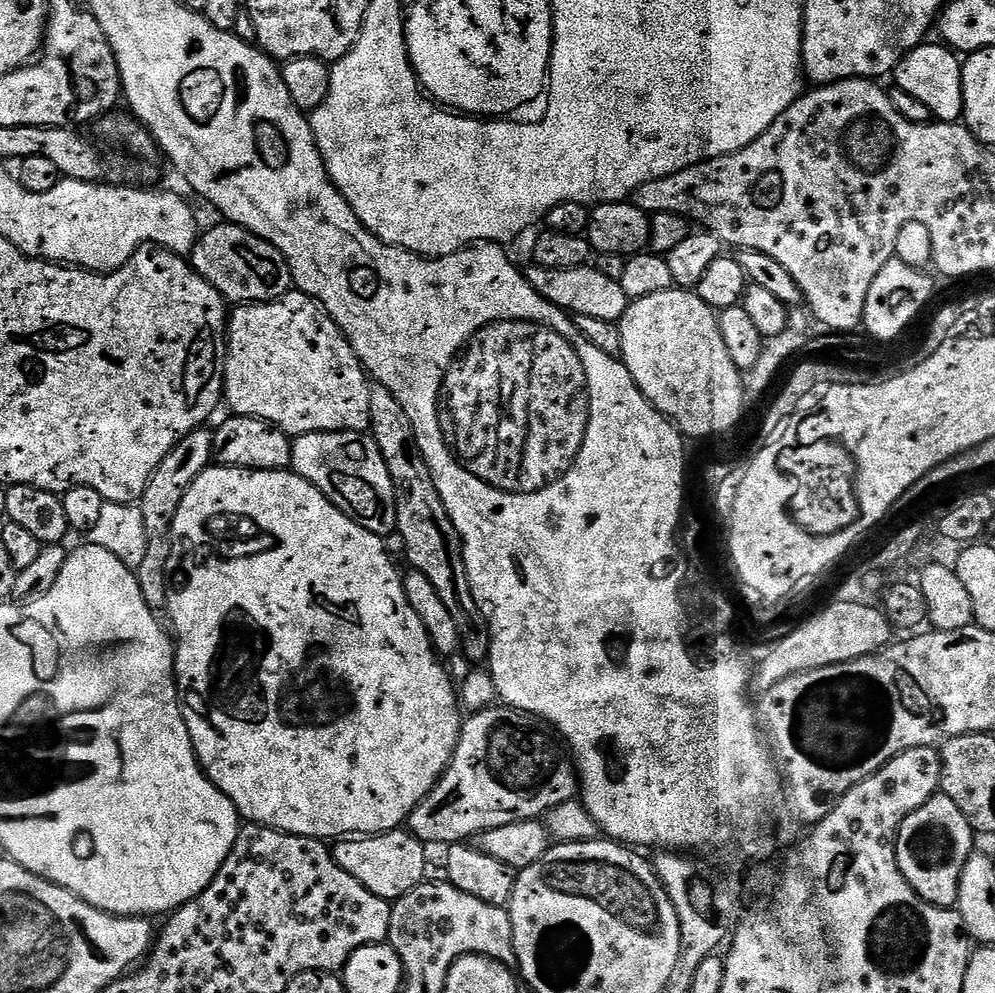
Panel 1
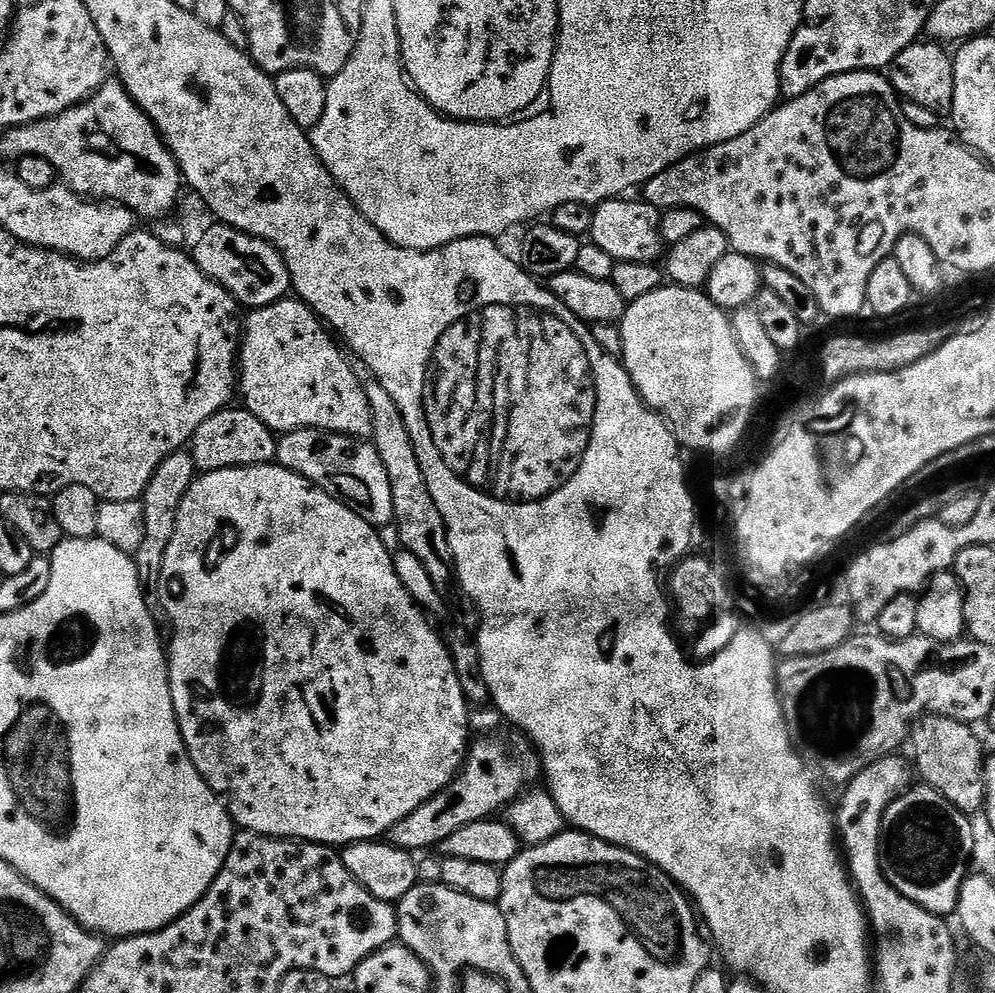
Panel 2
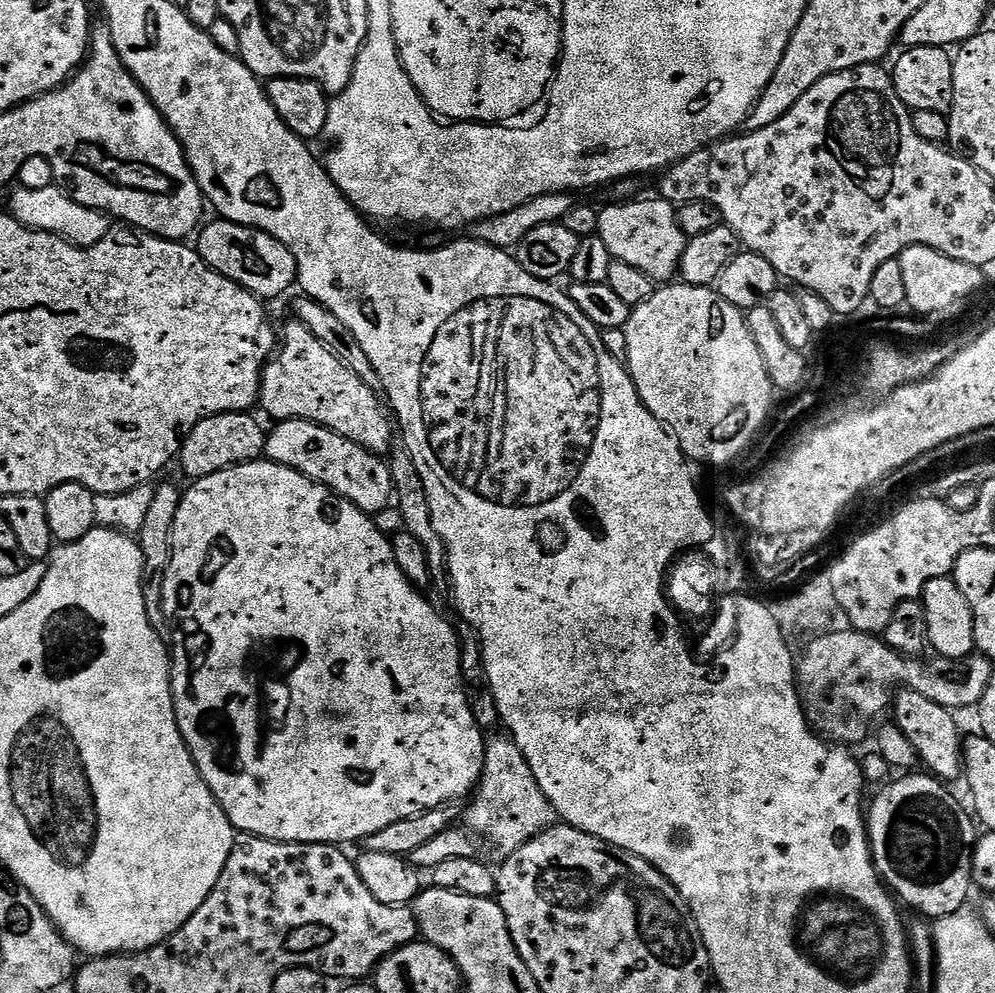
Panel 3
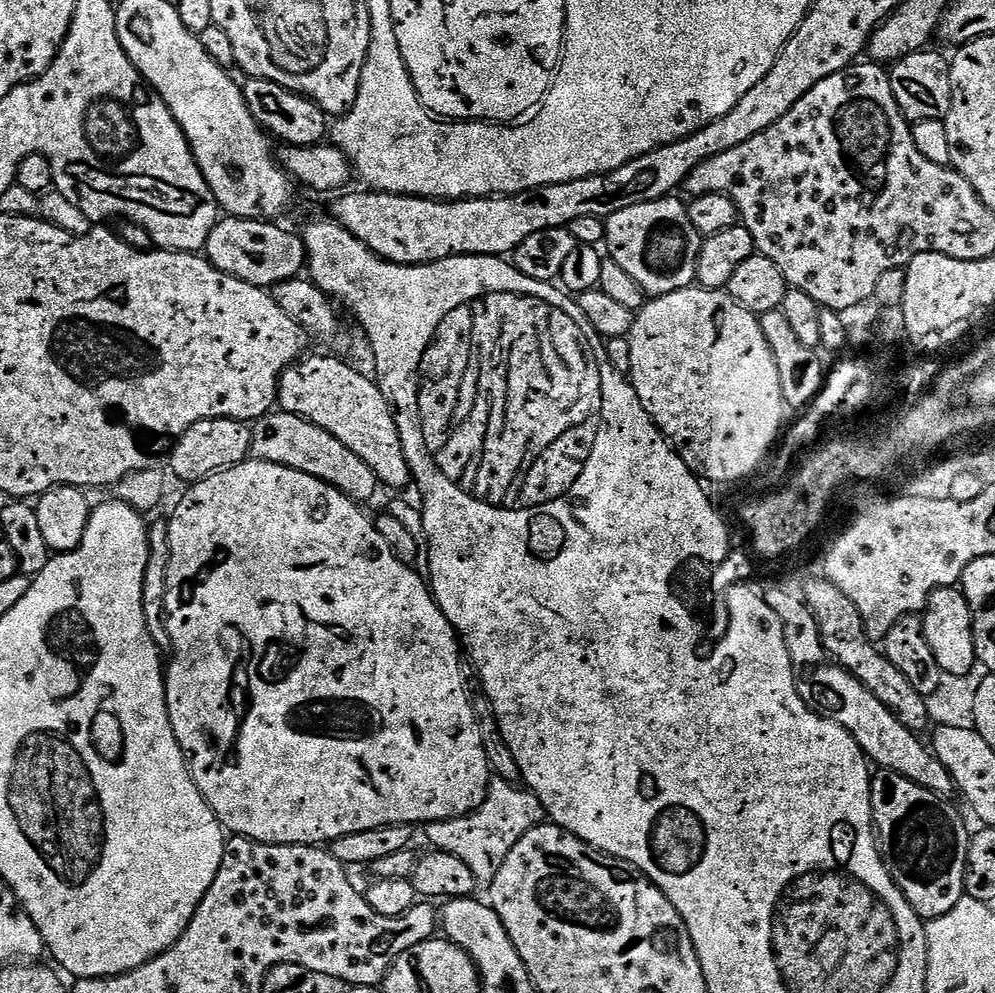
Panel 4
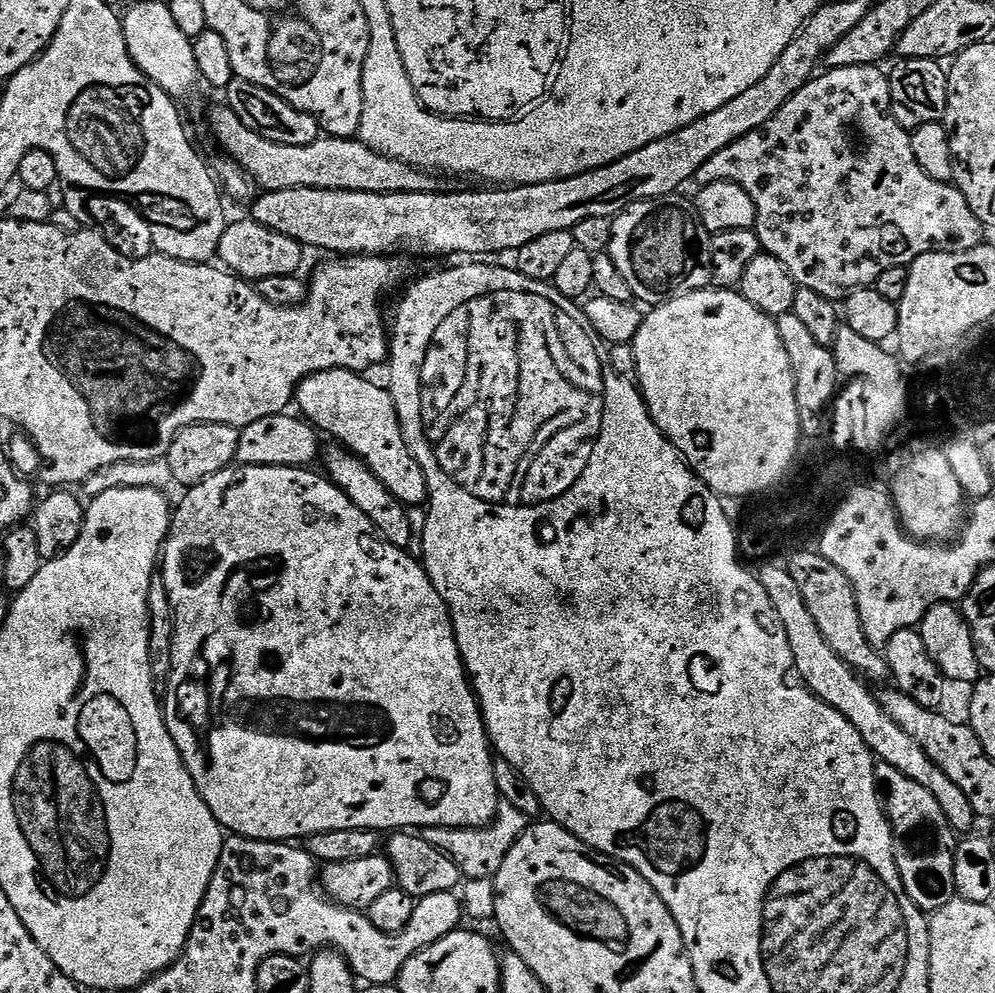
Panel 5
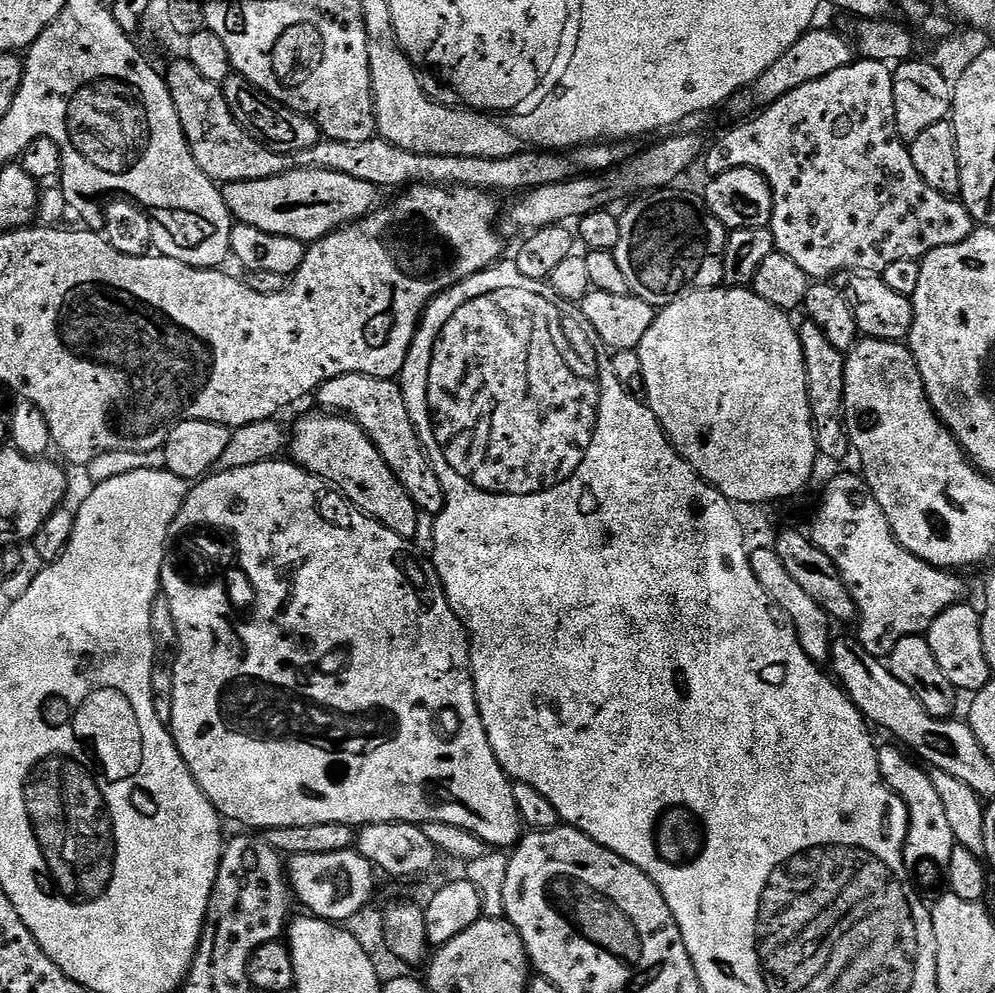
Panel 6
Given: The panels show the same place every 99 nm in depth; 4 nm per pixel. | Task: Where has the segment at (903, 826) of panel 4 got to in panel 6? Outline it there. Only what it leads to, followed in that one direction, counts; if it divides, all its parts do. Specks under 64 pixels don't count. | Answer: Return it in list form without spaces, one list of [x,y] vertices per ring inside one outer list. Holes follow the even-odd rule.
[[[892,744],[879,749],[878,766],[884,783],[908,808],[908,837],[904,843],[904,865],[908,878],[920,890],[932,888],[935,884],[943,885],[950,866],[950,856],[958,847],[946,818],[946,806],[942,806],[942,798],[938,798],[938,790],[934,790],[931,775],[903,747]]]

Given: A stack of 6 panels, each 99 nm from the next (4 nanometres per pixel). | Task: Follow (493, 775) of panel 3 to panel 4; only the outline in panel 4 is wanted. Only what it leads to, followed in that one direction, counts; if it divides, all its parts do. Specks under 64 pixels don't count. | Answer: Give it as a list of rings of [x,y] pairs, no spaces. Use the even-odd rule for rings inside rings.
[[[496,778],[489,783],[488,793],[482,806],[475,808],[468,816],[459,816],[449,820],[435,820],[423,829],[424,836],[437,852],[454,854],[462,858],[466,866],[474,873],[477,885],[491,886],[506,862],[506,854],[526,838],[532,828],[545,823],[546,813],[542,802],[527,787],[517,786]]]

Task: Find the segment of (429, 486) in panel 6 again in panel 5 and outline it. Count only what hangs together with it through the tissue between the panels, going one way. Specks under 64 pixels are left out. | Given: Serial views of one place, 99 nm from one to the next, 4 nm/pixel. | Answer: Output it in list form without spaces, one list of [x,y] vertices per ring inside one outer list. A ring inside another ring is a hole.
[[[335,368],[319,372],[313,376],[304,377],[300,387],[296,389],[294,400],[297,405],[300,403],[301,410],[299,409],[299,411],[302,413],[303,419],[321,433],[329,432],[336,439],[333,441],[339,442],[349,451],[355,452],[378,479],[386,485],[389,494],[395,500],[399,500],[405,506],[423,505],[428,499],[426,474],[422,470],[422,466],[418,466],[414,454],[408,448],[396,407],[392,401],[392,393],[387,387],[381,386],[379,388],[374,381],[367,380],[368,378],[367,375],[352,372],[349,368]]]

